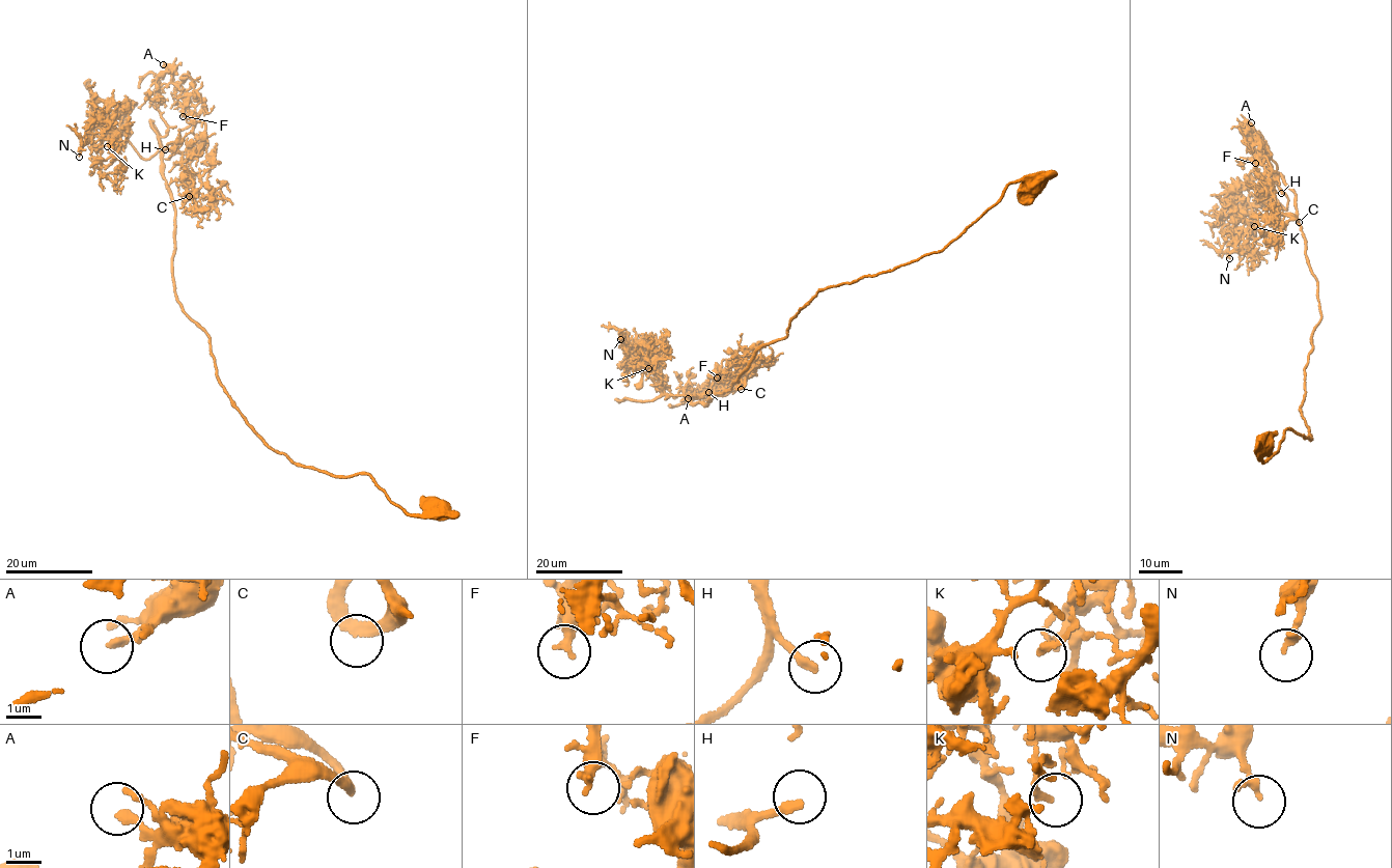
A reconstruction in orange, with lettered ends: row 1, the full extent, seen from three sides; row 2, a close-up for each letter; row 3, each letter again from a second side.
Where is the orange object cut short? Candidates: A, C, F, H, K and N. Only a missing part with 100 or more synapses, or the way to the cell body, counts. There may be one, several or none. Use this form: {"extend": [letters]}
{"extend": ["H"]}

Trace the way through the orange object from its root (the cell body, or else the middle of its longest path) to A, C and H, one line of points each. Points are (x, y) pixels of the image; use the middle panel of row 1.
A: (1028, 187), (1010, 183), (941, 250), (818, 291), (729, 391), (688, 398)
C: (1028, 187), (1010, 183), (941, 250), (818, 291), (729, 391), (689, 401), (738, 385), (732, 373), (741, 389)
H: (1028, 187), (1010, 183), (941, 250), (818, 291), (729, 391), (708, 406), (689, 401), (708, 392)

